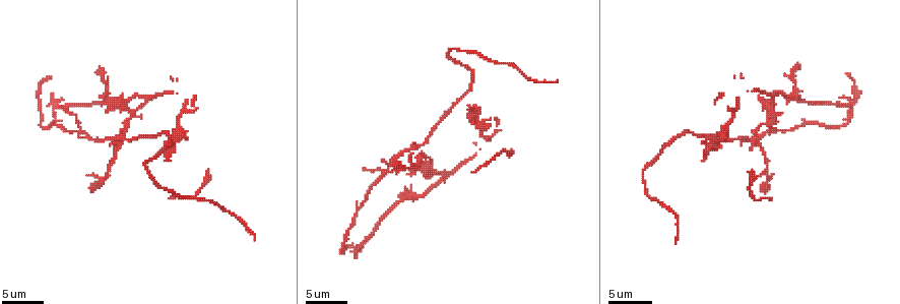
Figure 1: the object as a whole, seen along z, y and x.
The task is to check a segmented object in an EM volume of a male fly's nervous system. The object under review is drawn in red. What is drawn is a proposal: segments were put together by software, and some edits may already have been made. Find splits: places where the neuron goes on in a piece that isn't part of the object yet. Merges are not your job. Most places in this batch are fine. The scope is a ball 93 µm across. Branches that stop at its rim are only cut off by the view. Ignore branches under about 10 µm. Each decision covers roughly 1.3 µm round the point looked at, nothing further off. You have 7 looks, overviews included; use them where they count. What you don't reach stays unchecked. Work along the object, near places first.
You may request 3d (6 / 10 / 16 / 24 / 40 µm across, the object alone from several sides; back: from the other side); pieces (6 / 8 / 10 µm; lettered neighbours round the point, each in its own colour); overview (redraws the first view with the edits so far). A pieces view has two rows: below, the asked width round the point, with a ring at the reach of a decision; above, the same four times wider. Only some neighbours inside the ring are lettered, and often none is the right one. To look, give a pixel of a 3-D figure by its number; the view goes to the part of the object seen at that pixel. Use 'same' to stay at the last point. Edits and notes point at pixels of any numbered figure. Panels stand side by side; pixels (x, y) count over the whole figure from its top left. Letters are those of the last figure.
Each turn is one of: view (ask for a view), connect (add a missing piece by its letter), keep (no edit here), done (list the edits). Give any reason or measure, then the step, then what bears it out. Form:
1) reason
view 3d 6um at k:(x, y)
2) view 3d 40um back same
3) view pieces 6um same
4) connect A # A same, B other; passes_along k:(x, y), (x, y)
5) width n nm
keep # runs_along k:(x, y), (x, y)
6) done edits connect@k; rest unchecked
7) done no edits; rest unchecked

free end
view pieces 6um at 1:(91, 191)

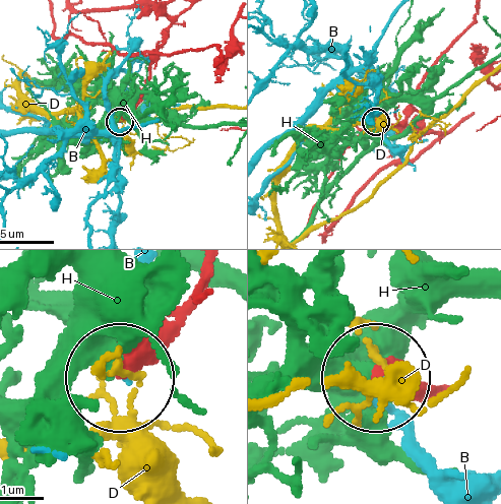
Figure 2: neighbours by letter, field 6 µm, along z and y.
keep # B other, D other, H other; none of them fits

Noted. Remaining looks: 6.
an open end
view pieces 6um at 1:(107, 102)

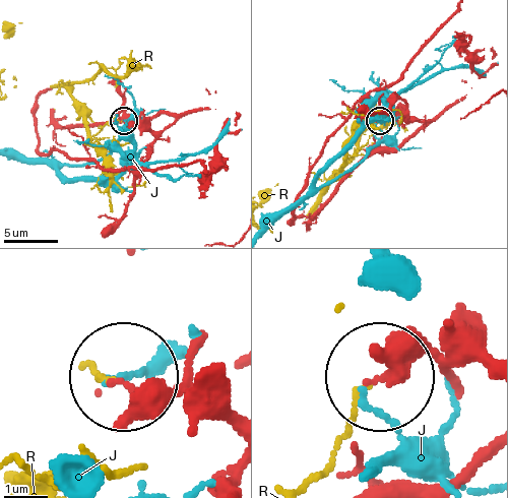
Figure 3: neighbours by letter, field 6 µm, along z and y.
keep # J other, R other; runs_along 3:(483, 361), (405, 358), (377, 376); no lettered piece goes on from it

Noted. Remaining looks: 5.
tapers out
view pieces 8um at 1:(470, 106)

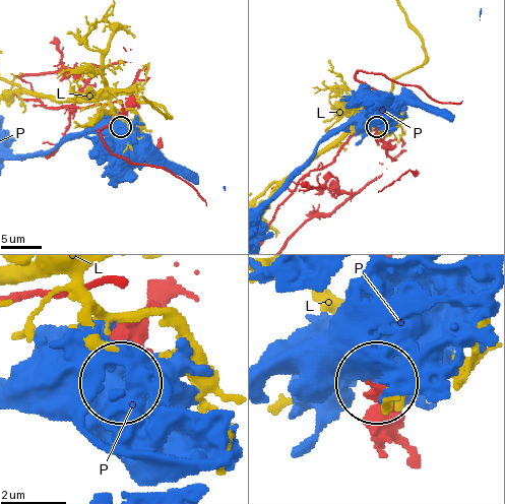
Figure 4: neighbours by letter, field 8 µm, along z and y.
keep # L other, P other; none of them fits

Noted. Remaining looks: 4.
done no edits; rest unchecked

